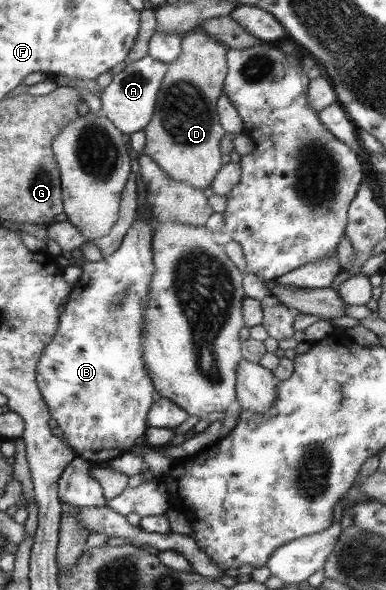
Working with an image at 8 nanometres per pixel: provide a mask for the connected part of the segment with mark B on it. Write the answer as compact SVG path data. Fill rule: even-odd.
M145 202L138 205L132 223L128 226L118 249L108 257L81 264L81 277L68 294L64 313L60 314L55 336L39 357L36 373L39 389L47 404L51 418L62 430L60 438L76 456L92 461L93 465L110 461L132 447L134 439L146 429L147 413L151 409L152 386L150 374L145 370L140 353L143 309L150 295L150 281L154 272L150 228L154 216Z

